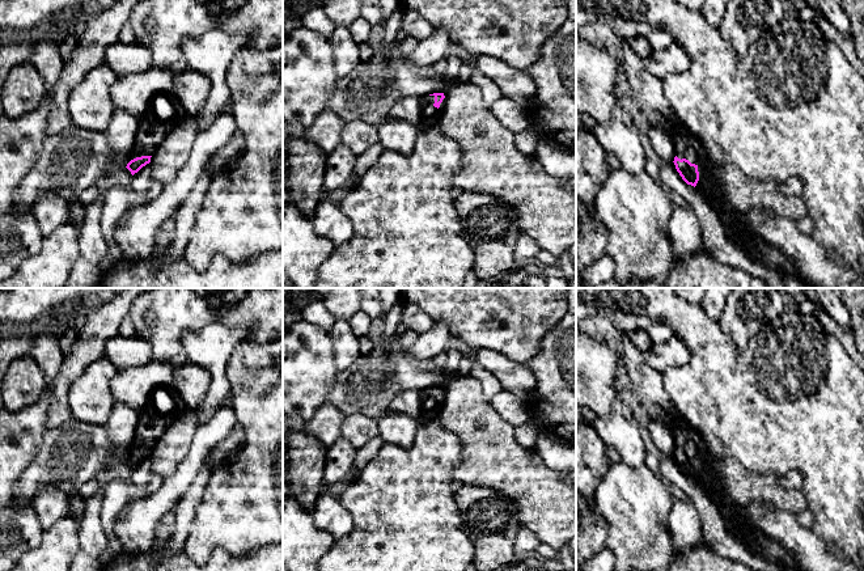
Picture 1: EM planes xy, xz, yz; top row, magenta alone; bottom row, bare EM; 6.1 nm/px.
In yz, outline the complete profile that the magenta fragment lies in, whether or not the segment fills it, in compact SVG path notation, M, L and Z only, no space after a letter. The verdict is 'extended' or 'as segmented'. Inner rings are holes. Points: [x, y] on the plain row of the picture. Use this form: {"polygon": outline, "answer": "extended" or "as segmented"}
{"polygon": "M683 418L675 423L670 431L675 441L675 451L673 454L675 462L687 478L695 481L702 470L698 465L698 457L703 452L703 440Z", "answer": "extended"}

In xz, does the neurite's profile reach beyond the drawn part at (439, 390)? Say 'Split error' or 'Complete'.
Split error

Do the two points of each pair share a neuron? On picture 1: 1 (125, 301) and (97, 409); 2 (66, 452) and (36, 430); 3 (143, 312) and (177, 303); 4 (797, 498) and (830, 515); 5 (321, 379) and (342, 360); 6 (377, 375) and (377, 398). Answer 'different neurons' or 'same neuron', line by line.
1: different neurons
2: different neurons
3: same neuron
4: different neurons
5: different neurons
6: same neuron

